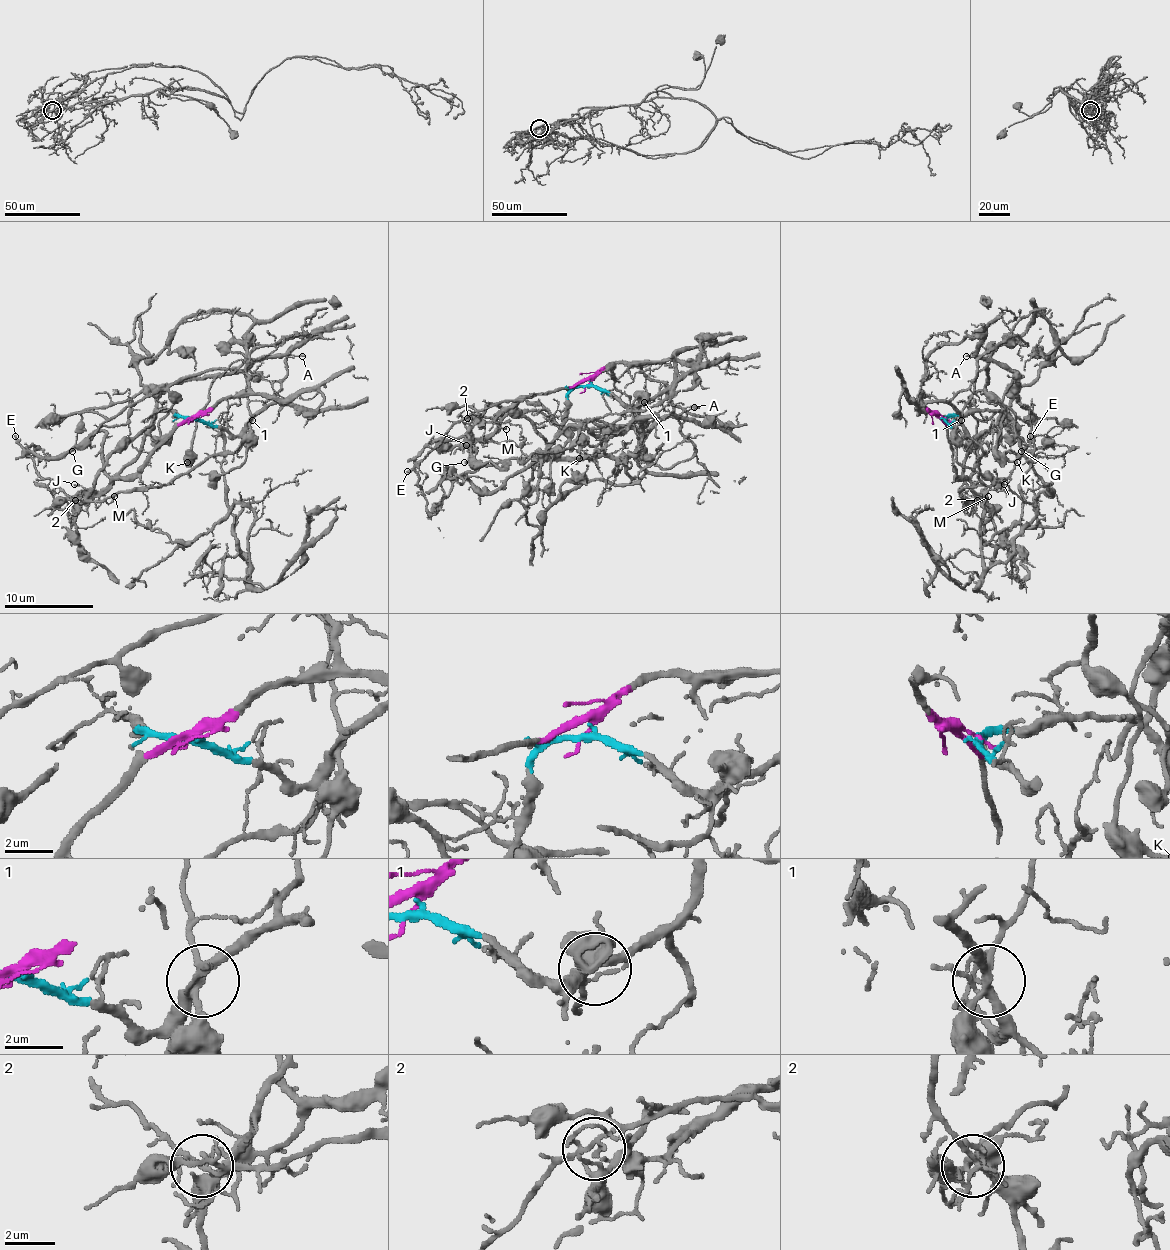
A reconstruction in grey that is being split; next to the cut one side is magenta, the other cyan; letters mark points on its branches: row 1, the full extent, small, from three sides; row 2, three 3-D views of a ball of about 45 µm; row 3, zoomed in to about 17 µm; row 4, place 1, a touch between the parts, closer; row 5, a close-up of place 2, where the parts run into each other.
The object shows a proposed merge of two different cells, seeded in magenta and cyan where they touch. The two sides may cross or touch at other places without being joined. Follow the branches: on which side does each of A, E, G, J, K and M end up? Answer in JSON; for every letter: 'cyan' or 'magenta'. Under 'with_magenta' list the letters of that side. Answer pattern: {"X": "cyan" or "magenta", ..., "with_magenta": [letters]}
{"A": "cyan", "E": "cyan", "G": "magenta", "J": "magenta", "K": "cyan", "M": "magenta", "with_magenta": ["G", "J", "M"]}

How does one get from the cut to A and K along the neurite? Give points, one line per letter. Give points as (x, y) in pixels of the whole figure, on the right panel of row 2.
A: (944, 418), (964, 436), (959, 413), (950, 402), (977, 373), (975, 360), (966, 355)
K: (944, 418), (955, 413), (1009, 409), (1009, 398), (1015, 384), (1013, 377), (1002, 402), (997, 449), (1017, 462)

